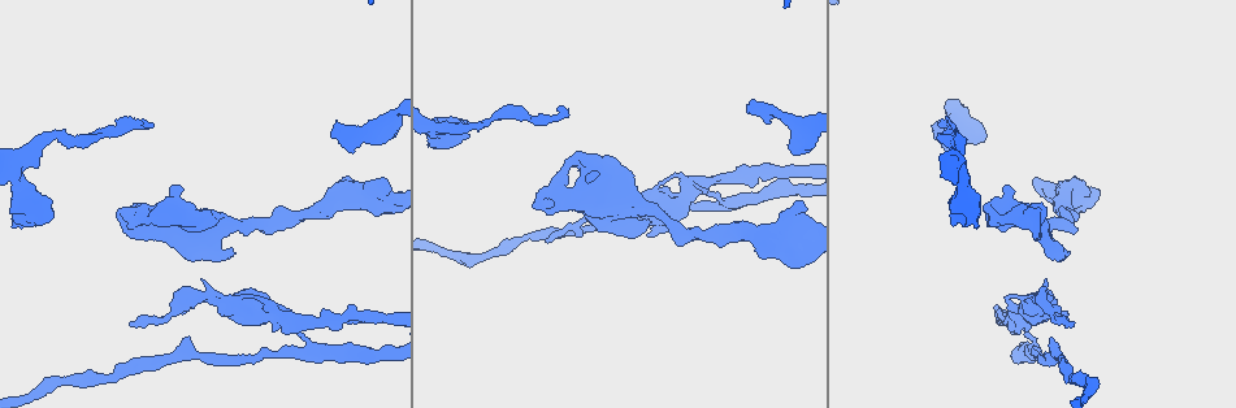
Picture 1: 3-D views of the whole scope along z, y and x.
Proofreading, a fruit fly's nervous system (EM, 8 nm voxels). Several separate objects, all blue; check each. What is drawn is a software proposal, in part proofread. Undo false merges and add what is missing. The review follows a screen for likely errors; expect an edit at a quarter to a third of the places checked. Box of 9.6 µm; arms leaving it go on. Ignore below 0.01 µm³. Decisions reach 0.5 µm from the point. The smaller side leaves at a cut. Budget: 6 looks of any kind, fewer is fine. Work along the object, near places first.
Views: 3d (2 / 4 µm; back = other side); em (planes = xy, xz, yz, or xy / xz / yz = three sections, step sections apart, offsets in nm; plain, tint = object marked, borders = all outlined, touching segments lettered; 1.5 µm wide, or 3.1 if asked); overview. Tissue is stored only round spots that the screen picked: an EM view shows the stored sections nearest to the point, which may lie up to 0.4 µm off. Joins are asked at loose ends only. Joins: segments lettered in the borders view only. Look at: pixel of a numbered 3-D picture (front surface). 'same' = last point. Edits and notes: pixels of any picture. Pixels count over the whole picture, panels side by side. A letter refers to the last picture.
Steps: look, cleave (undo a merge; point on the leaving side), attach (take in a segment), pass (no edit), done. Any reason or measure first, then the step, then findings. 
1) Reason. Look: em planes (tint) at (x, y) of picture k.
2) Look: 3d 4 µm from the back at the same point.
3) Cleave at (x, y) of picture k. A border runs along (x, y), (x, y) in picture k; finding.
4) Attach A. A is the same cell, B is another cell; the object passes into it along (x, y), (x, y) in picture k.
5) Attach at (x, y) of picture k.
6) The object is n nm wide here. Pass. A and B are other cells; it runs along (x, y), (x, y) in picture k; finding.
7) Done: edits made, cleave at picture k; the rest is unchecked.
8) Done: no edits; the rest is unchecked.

Thin end. Look: 3d 2 µm at (750, 105) of picture 1.

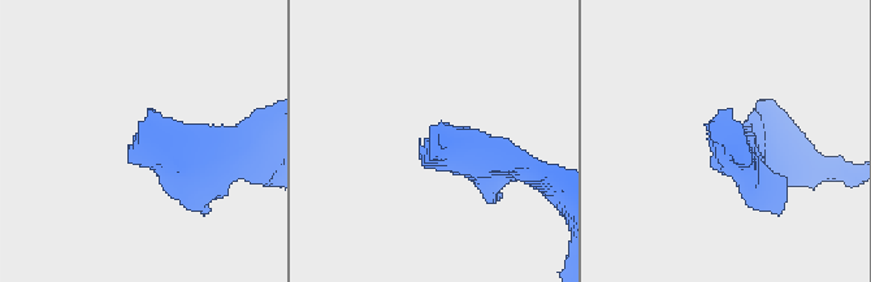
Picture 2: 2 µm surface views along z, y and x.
Need the tissue. Look: em planes (borders) at (438, 143) of picture 2.

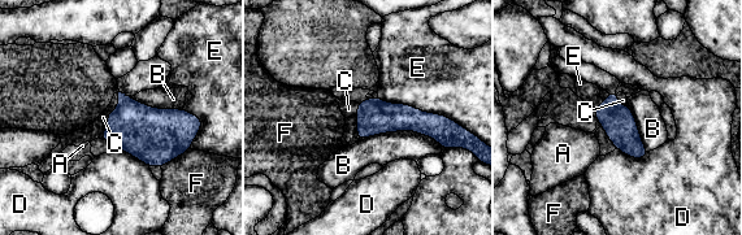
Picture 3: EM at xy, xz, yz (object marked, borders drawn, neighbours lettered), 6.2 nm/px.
The longest contact is with B, 550 nm. Attach C. C is the same cell, A, B, D, E and F are other cells; the neuron continues.

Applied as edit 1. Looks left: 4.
See it whole again. Look: overview.

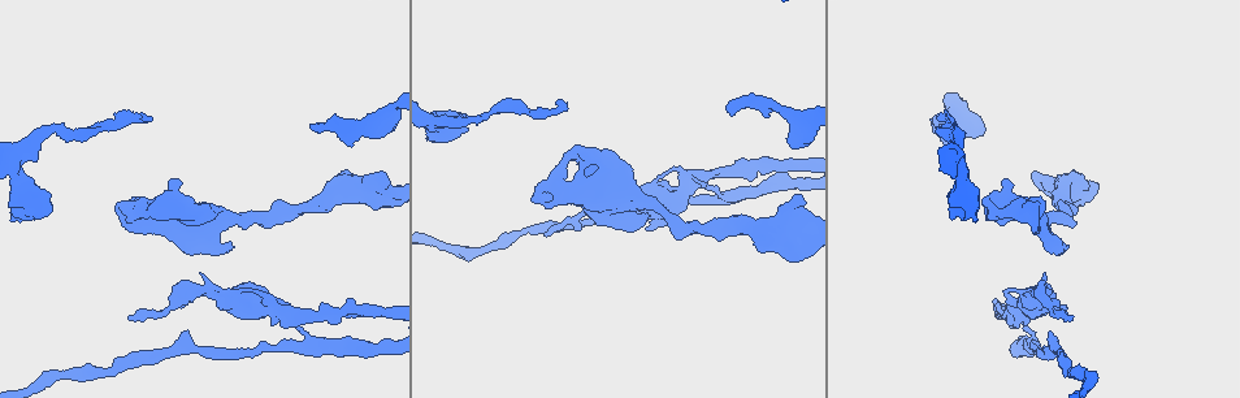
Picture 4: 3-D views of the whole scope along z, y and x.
Calibre changes. Look: 3d 2 µm at (209, 288) of picture 4.

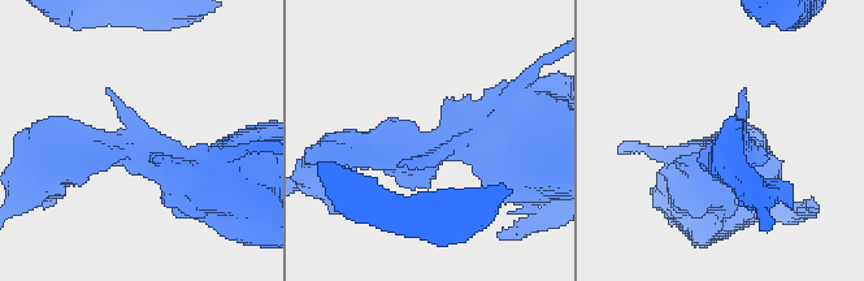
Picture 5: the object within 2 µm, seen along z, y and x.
The arms are 220, 600 nm wide. Look: em xz step 8 (borders) at (130, 149) of picture 5.

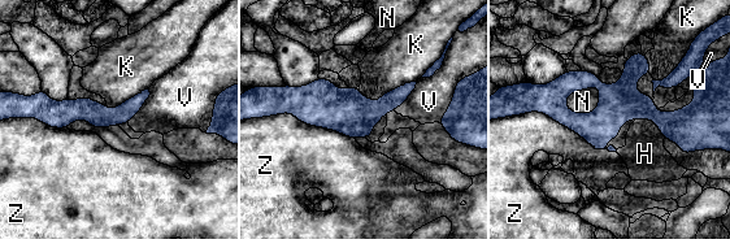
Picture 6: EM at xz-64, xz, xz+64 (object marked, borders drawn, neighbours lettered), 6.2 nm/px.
Cleave at (392, 99) of picture 6. H, K, N, V and Z are other cells; a second neuron is stuck on.

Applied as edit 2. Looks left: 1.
Done: edits made, attach at picture 3, cleave at picture 6; the rest is unchecked.

